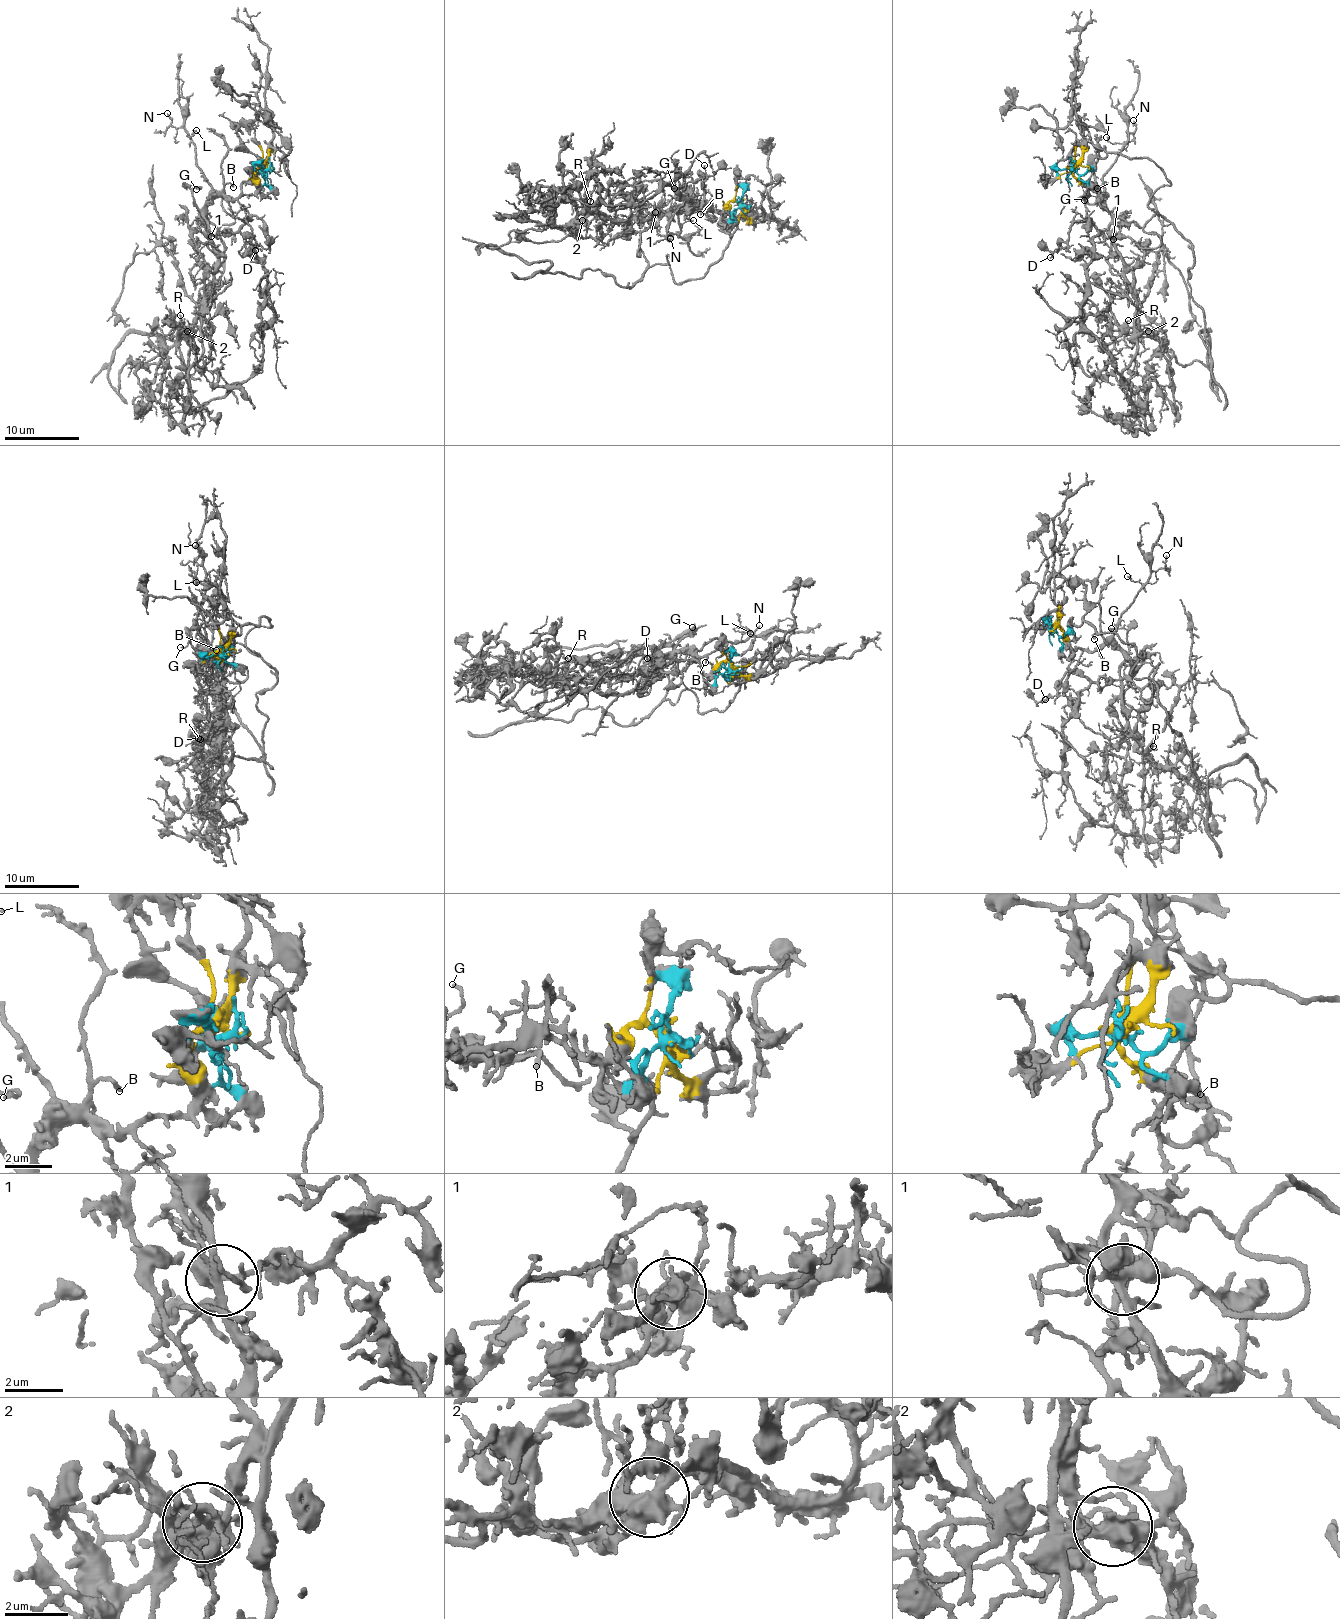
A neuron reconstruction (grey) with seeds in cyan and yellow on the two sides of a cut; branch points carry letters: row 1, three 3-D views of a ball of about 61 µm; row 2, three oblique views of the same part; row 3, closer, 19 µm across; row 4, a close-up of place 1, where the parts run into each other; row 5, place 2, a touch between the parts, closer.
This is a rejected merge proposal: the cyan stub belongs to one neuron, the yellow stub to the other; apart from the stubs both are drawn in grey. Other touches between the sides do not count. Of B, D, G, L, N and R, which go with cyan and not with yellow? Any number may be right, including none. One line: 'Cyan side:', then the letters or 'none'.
Cyan side: D, R

